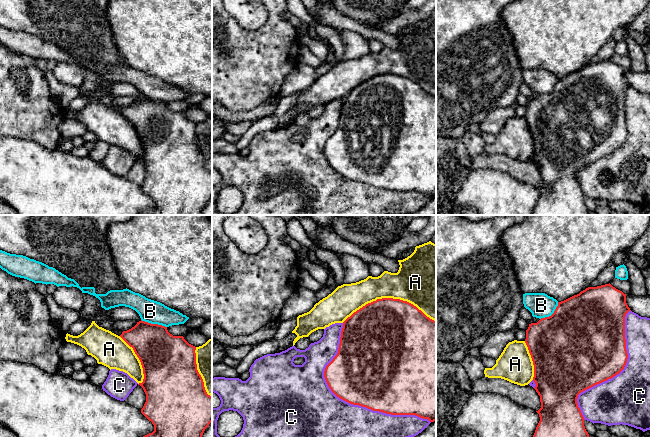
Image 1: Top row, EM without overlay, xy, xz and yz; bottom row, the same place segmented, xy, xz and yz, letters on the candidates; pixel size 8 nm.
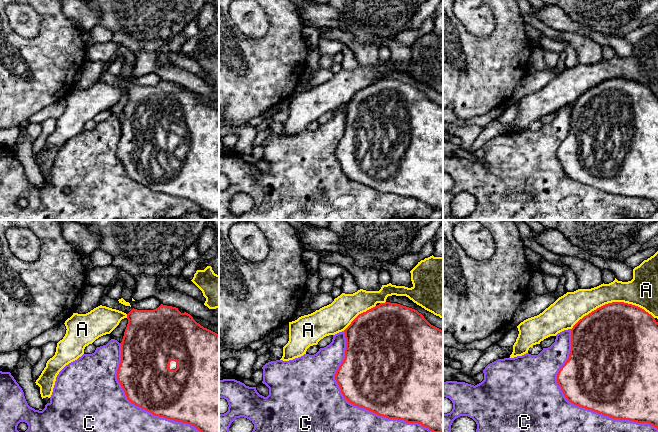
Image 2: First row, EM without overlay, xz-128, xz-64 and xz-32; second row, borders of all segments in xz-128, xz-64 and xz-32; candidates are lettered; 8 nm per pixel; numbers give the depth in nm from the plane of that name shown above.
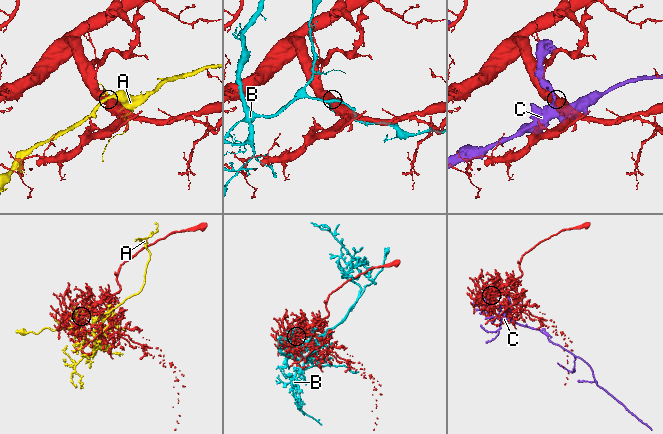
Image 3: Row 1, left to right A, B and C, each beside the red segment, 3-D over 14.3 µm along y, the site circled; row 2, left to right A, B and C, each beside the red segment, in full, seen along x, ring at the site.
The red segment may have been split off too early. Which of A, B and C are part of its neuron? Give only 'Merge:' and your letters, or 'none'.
Merge: none

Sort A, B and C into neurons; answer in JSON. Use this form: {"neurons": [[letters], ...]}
{"neurons": [["A"], ["B"], ["C"]]}

